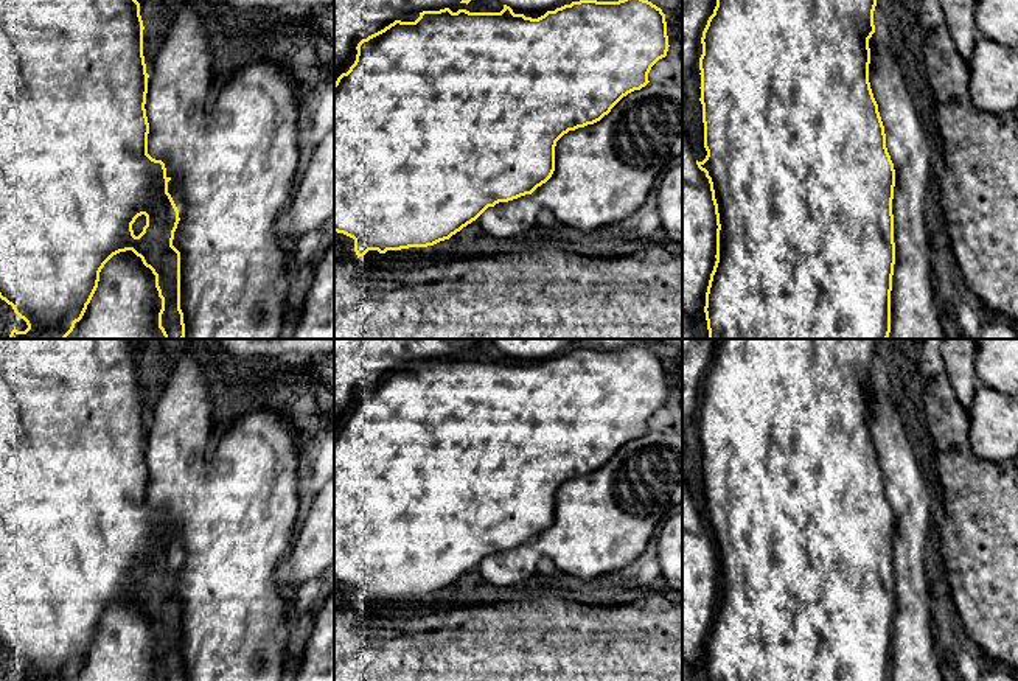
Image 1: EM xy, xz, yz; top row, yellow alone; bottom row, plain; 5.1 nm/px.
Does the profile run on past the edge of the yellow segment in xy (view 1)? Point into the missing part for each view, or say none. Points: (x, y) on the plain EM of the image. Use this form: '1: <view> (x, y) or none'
1: none

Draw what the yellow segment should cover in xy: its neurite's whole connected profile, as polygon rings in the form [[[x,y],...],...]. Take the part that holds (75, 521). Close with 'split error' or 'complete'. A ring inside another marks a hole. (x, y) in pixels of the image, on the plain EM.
[[[0,339],[0,647],[12,655],[14,661],[28,673],[25,679],[17,679],[16,675],[11,681],[71,681],[75,672],[79,670],[90,651],[99,630],[99,620],[104,613],[117,602],[132,599],[141,606],[143,613],[155,623],[155,636],[162,647],[162,658],[159,661],[159,676],[162,681],[185,681],[183,661],[180,658],[180,600],[173,594],[174,580],[180,569],[179,558],[168,541],[166,516],[162,508],[155,508],[148,502],[148,482],[149,471],[146,465],[146,442],[148,426],[146,412],[143,404],[143,368],[140,364],[140,351],[134,345],[134,339]],[[138,564],[146,564],[143,580],[135,585],[132,572]]]; complete

